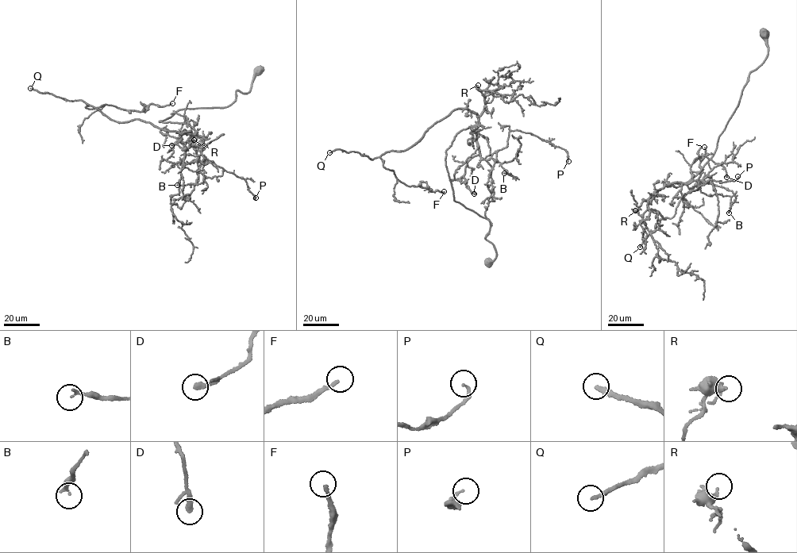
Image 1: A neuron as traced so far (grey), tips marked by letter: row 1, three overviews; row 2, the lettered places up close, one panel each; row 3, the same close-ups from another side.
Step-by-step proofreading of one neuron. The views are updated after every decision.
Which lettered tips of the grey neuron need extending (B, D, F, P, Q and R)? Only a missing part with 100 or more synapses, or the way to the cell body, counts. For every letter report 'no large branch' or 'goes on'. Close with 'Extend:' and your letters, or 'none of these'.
B: no large branch
D: no large branch
F: goes on
P: no large branch
Q: goes on
R: no large branch
Extend: F, Q

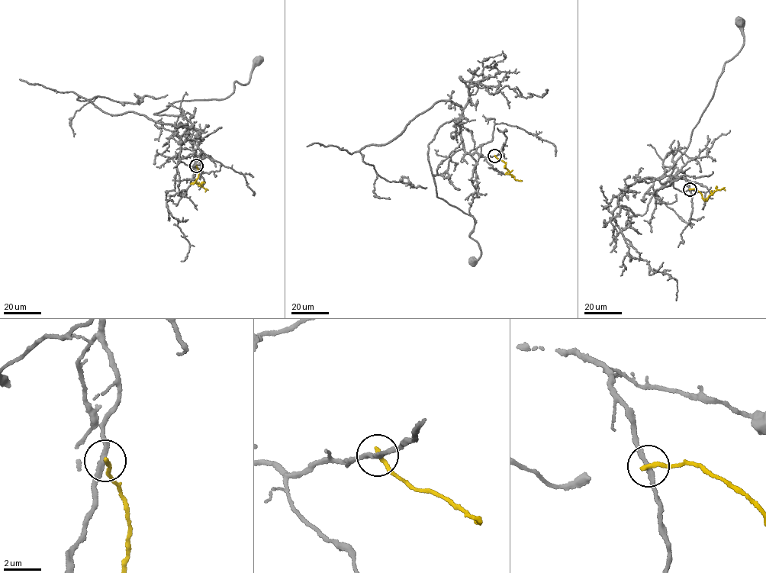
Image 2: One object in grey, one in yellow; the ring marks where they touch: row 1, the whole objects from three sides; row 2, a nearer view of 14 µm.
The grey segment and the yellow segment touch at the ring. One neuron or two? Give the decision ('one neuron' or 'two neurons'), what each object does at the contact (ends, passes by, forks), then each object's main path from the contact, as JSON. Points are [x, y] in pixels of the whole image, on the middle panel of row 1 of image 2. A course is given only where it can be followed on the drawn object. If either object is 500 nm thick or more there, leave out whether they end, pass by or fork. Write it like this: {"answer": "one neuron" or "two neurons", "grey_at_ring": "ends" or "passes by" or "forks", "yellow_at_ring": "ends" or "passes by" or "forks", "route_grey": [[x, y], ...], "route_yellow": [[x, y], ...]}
{"answer": "two neurons", "grey_at_ring": "passes by", "yellow_at_ring": "ends", "route_grey": [[494, 156], [465, 152], [459, 117], [428, 145], [437, 197], [473, 217], [481, 255], [470, 260]], "route_yellow": [[494, 156], [505, 162], [506, 168], [516, 180], [522, 181]]}

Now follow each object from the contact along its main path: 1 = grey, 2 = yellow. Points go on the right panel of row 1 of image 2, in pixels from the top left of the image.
1: (690, 189), (686, 179), (674, 175), (635, 178), (652, 181), (685, 151), (723, 65), (743, 45), (738, 22)
2: (690, 189), (700, 192), (705, 201), (716, 190), (725, 188)

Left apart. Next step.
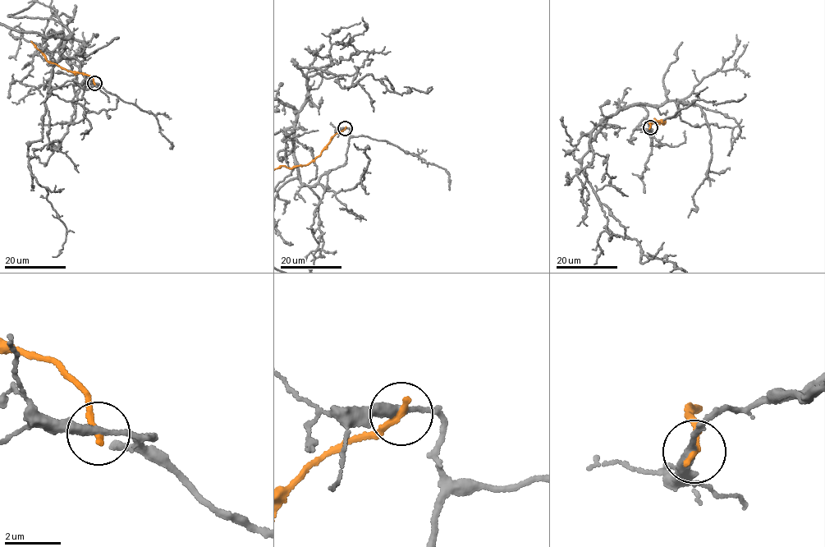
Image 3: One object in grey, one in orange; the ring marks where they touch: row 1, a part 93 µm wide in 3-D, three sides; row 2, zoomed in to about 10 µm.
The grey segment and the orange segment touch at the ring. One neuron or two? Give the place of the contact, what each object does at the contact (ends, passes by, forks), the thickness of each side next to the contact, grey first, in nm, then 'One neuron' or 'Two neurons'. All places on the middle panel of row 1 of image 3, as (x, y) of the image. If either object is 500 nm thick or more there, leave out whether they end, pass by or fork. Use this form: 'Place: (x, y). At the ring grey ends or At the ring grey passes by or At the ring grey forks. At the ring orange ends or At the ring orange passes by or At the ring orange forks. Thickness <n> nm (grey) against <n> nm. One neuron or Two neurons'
Place: (345, 128). At the ring grey passes by. At the ring orange ends. Thickness 260 nm (grey) against 280 nm. Two neurons

